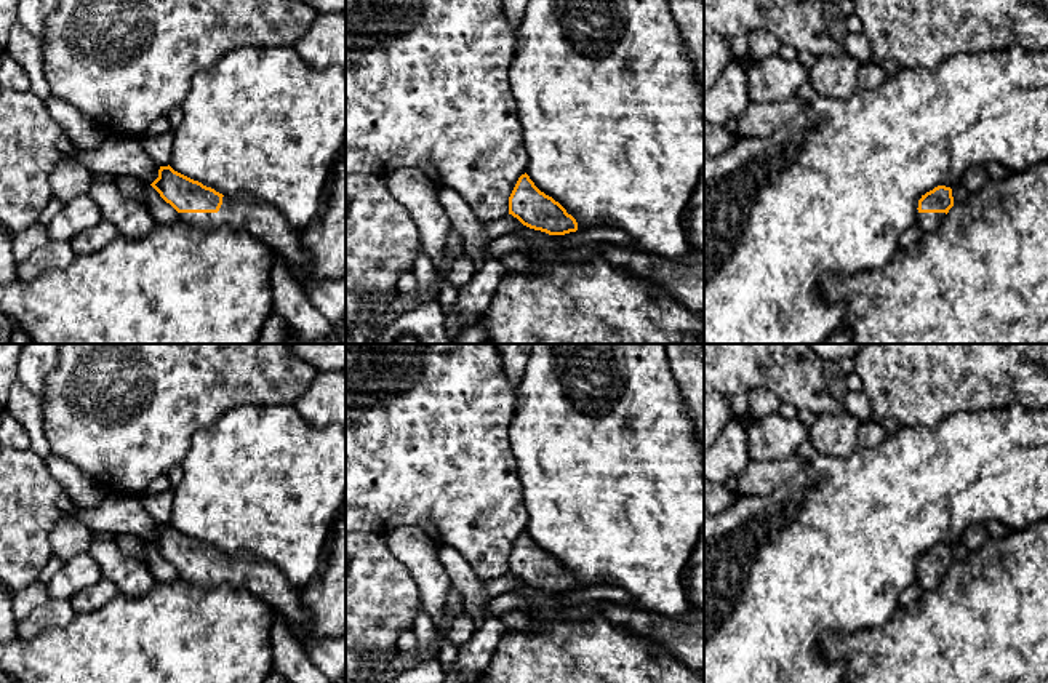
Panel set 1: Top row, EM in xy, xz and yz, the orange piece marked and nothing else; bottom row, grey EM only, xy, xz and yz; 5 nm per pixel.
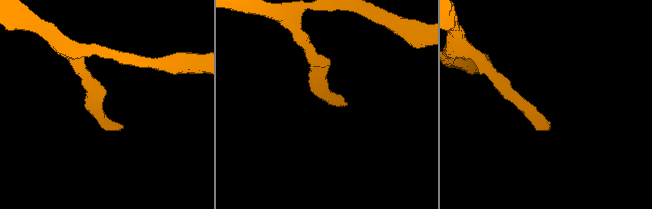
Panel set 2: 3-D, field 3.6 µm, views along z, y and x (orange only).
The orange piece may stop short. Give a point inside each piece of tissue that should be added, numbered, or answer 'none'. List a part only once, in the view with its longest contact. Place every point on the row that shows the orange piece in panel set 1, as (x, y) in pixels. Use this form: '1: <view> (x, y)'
1: xy (261, 219)

